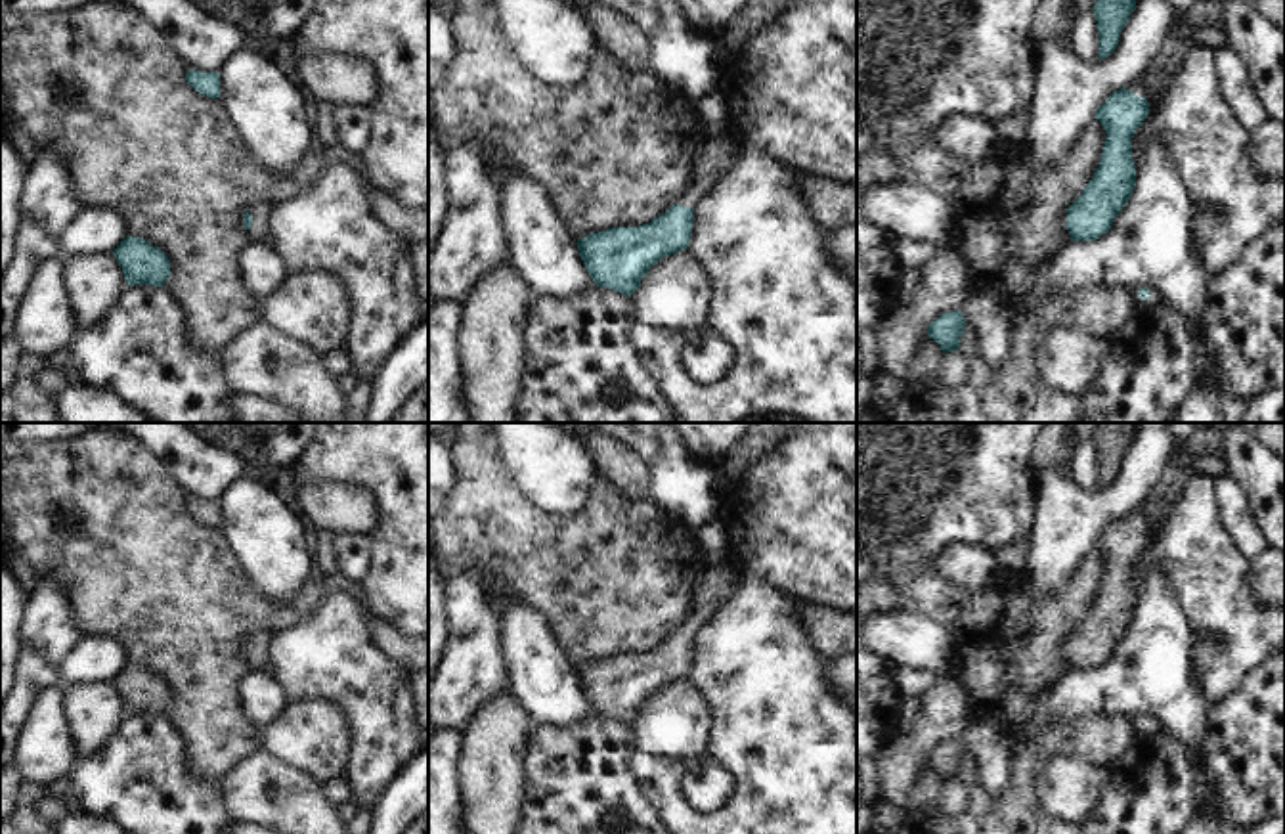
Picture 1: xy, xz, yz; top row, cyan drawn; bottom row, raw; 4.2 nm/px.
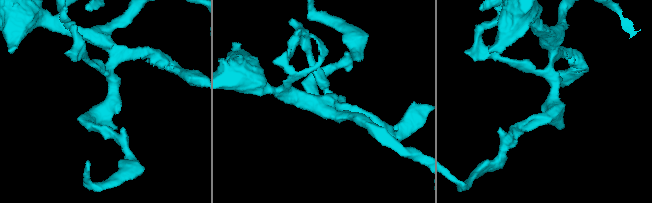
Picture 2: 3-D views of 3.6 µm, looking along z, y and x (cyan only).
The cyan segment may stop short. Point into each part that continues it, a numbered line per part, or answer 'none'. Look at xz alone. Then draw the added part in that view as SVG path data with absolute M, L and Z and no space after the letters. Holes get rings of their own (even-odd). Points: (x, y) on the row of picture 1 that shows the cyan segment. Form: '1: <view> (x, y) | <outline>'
1: xz (714, 155) | M711 140L698 145L698 166L690 180L688 189L677 199L675 205L694 208L723 176L727 165L732 161L730 140Z

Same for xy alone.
1: xy (259, 232) | M270 203L254 205L249 214L252 216L252 228L249 230L250 237L258 245L268 245L268 216L272 212Z

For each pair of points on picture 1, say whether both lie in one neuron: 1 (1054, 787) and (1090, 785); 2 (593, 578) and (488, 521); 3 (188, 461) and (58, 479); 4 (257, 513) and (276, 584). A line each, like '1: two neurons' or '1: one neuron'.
1: one neuron
2: one neuron
3: two neurons
4: one neuron

